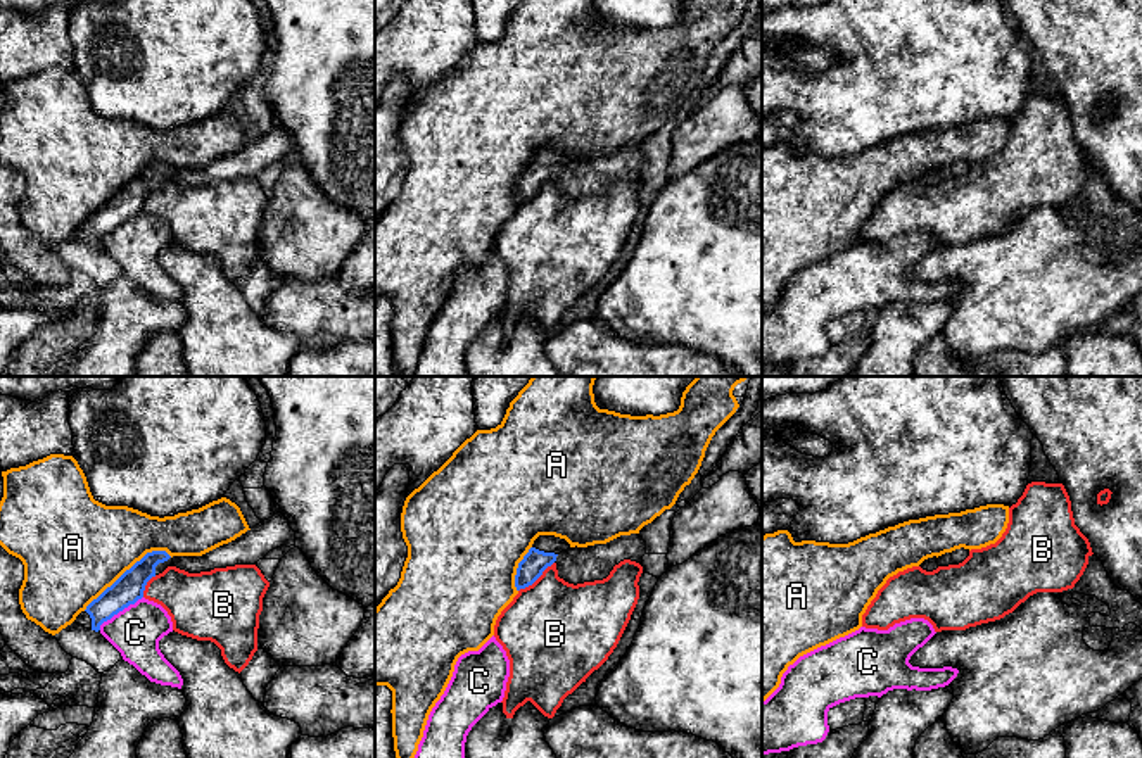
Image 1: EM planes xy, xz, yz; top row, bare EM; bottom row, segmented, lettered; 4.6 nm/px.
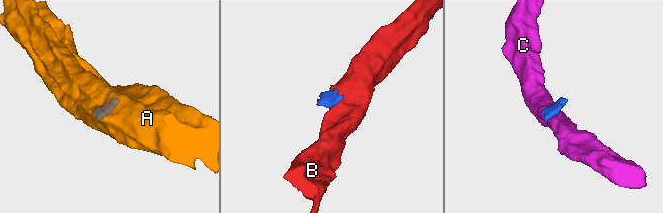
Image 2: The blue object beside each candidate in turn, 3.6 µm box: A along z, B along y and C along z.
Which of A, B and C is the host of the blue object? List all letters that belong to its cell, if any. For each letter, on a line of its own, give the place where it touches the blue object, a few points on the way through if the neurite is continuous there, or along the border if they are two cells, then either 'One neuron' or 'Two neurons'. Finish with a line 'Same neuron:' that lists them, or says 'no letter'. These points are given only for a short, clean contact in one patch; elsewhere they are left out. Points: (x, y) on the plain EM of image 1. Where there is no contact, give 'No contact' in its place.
A: Touches blue at xy (126, 183). Two neurons
B: Touches blue at xz (536, 192). Boundary: xz (553, 175), (519, 204). Two neurons
C: Touches blue at xy (120, 223). Boundary: xy (142, 209), (107, 232), (99, 242). Two neurons
Same neuron: no letter

